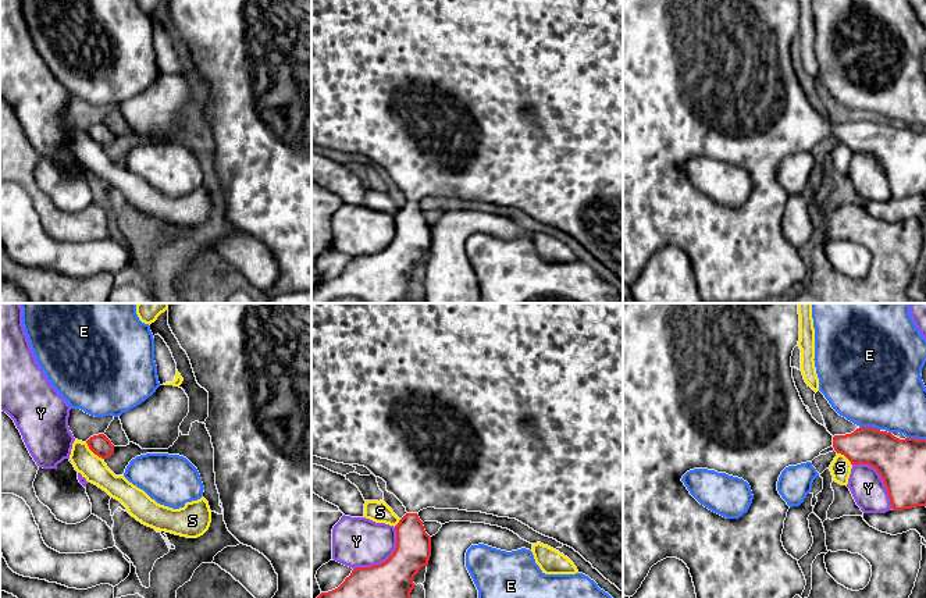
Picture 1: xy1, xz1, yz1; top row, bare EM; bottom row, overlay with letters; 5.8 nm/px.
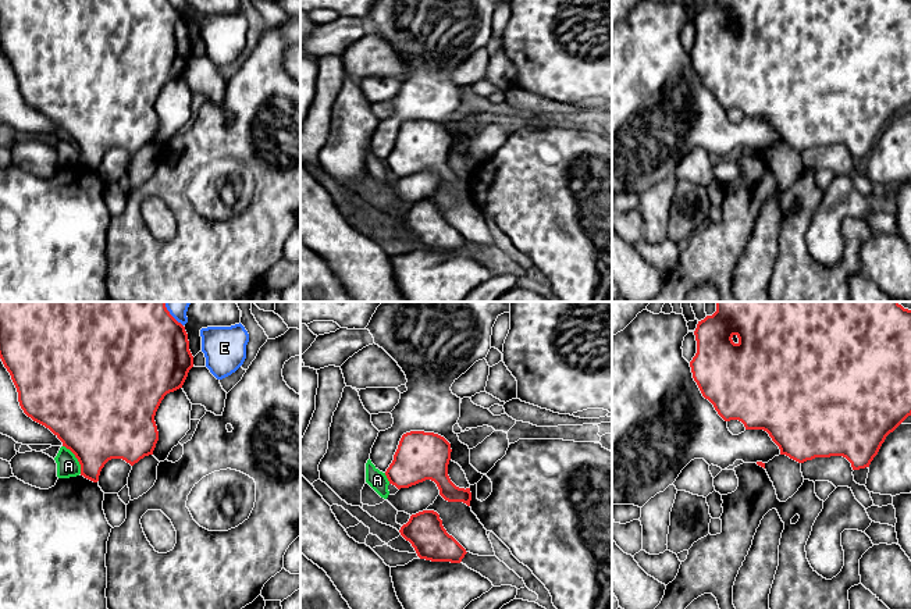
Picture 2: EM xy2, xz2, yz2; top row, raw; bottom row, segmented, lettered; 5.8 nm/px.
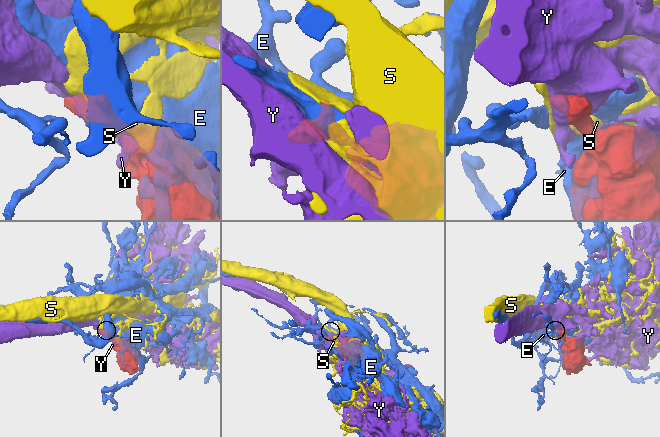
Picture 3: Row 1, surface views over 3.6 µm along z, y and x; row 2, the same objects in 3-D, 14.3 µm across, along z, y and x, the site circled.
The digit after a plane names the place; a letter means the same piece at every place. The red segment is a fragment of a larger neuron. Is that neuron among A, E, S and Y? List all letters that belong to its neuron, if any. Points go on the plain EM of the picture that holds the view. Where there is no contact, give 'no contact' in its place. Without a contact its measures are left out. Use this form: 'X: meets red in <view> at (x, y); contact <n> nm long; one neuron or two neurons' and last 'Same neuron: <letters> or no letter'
A: meets red in xy2 at (77, 146); contact 200 nm long; two neurons
E: meets red in yz1 at (869, 116); contact 120 nm long; two neurons
S: meets red in xy1 at (93, 141); contact 140 nm long; two neurons
Y: meets red in xz1 at (387, 248); contact 340 nm long; two neurons
Same neuron: no letter

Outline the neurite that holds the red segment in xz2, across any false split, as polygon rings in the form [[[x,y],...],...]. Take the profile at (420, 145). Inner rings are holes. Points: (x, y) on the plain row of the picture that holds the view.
[[[410,120],[402,124],[394,149],[385,160],[389,172],[398,178],[426,168],[437,172],[440,184],[448,190],[470,195],[470,177],[456,175],[448,164],[451,132],[441,124]]]

